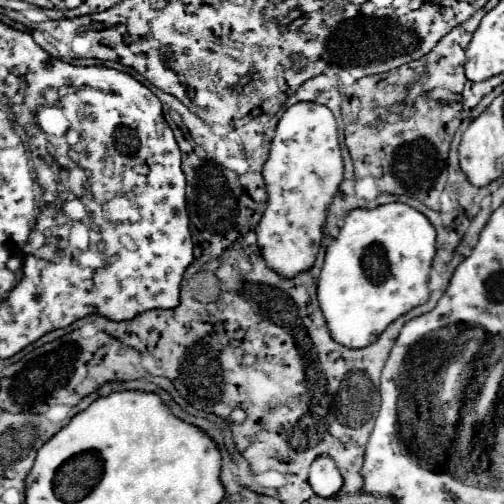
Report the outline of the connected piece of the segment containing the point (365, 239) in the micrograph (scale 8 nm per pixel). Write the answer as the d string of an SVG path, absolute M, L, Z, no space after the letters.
M384 204L384 206L378 206L374 210L352 210L346 214L344 218L344 226L340 228L340 234L338 238L334 238L328 248L326 248L326 260L324 260L324 266L322 266L322 272L320 272L320 282L318 282L318 300L320 300L320 308L322 308L322 314L328 322L328 328L330 328L330 334L336 342L340 342L342 346L348 346L348 348L366 348L370 346L372 342L376 342L376 338L386 330L388 324L392 324L396 318L400 318L402 314L406 314L408 310L424 304L428 300L428 272L430 272L430 266L432 266L432 258L436 254L436 232L432 228L432 224L428 222L426 216L422 216L418 210L406 206L406 204Z

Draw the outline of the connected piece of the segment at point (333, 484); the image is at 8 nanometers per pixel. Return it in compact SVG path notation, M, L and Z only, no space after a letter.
M318 456L310 466L310 486L322 498L336 498L344 486L344 480L328 456Z

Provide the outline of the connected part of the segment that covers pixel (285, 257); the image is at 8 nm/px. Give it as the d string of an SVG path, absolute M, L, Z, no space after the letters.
M294 104L276 126L270 146L270 156L264 164L262 176L268 190L268 206L256 226L258 248L278 276L292 280L314 264L320 250L322 228L328 206L342 182L344 164L338 146L338 130L334 114L322 104Z

